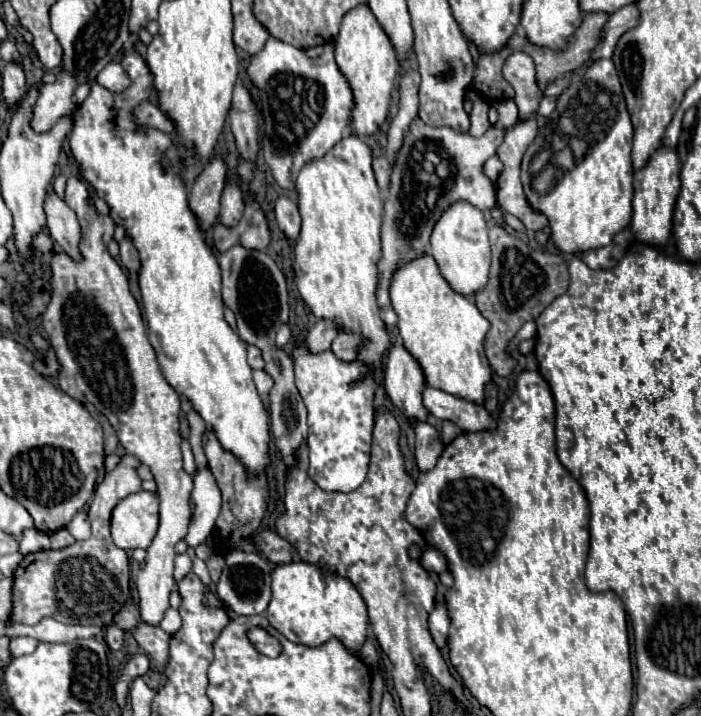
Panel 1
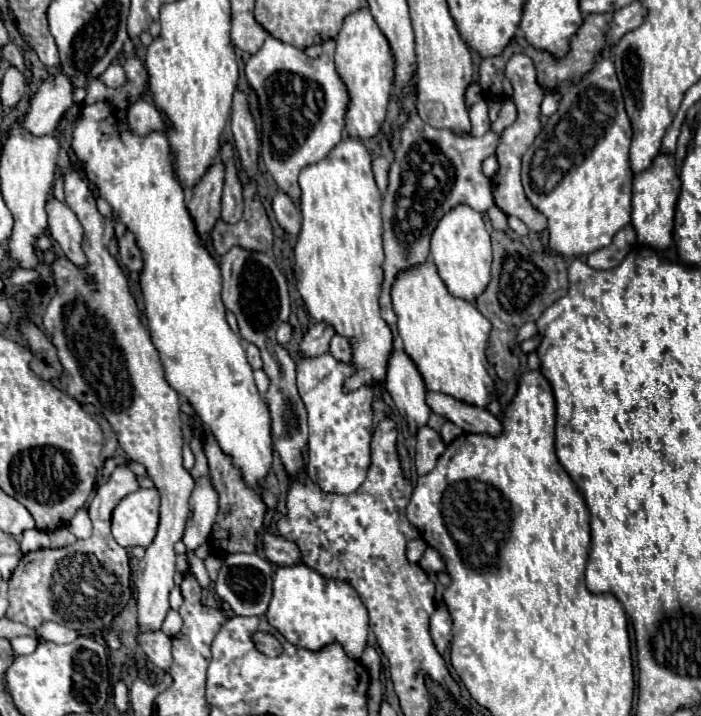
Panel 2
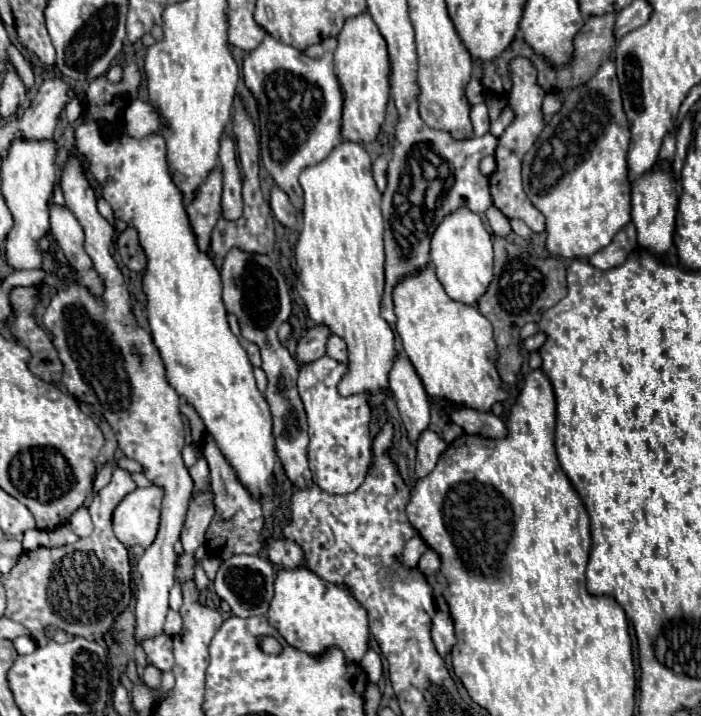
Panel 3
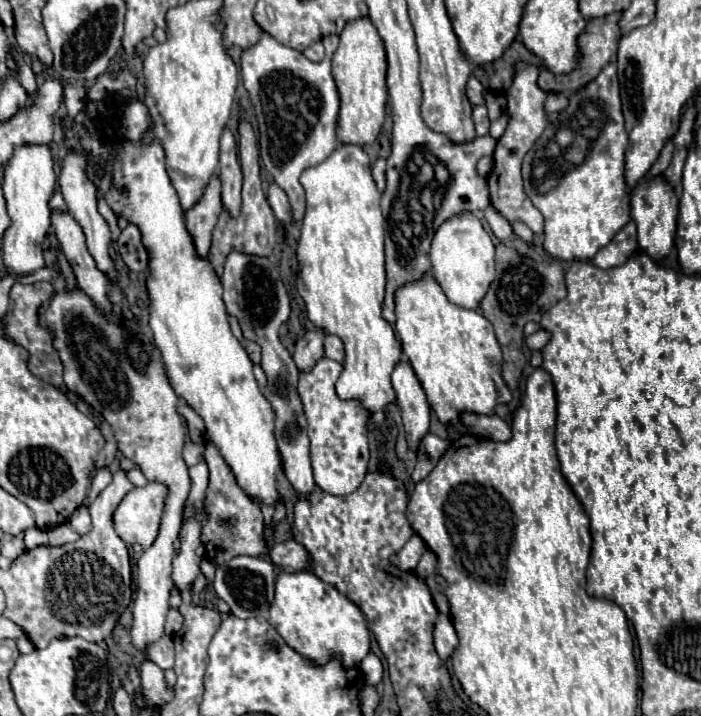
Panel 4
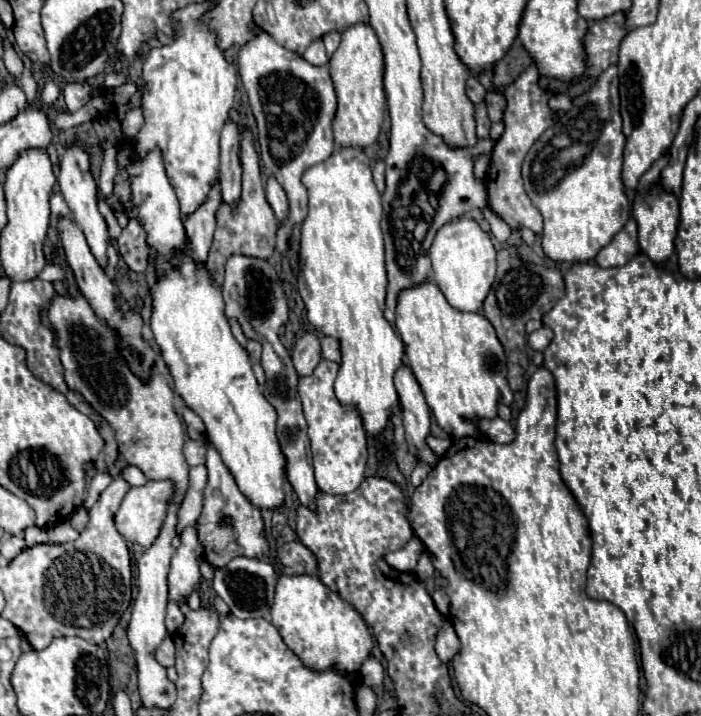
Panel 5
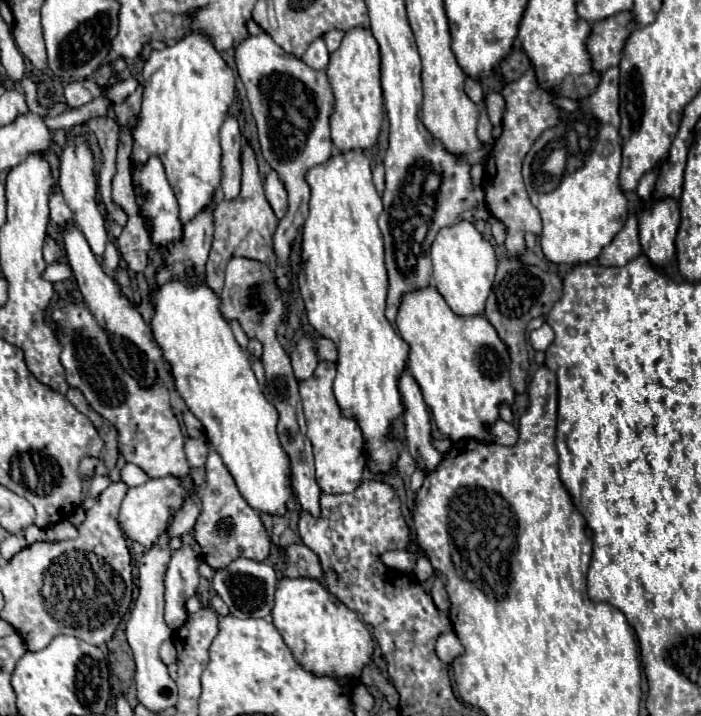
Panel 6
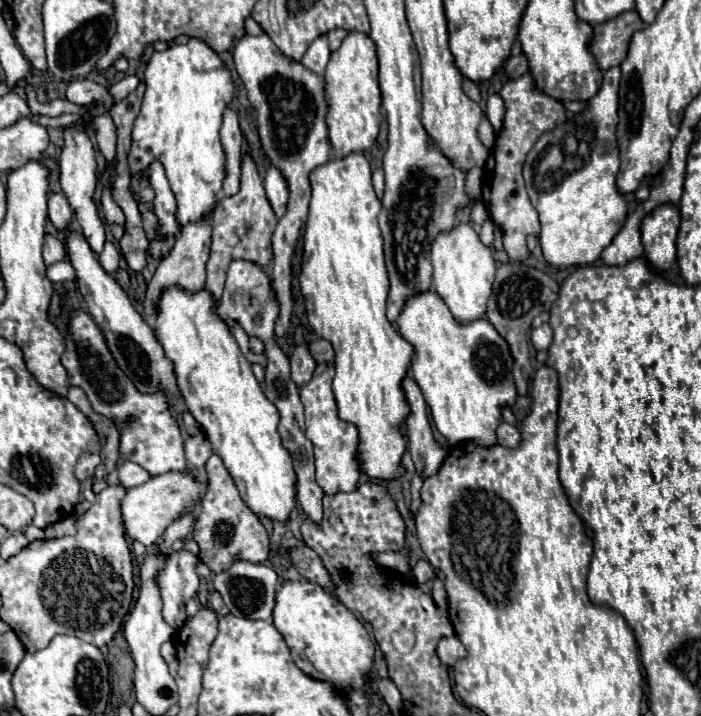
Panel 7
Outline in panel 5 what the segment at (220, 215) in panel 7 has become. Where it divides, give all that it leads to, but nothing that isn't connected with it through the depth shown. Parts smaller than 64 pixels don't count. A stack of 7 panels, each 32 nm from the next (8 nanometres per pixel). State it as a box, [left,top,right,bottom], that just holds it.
[208,128,278,286]

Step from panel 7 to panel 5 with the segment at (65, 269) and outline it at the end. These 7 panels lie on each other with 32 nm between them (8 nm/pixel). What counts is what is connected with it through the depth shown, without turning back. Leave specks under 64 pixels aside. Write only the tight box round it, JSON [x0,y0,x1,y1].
[36,264,64,282]

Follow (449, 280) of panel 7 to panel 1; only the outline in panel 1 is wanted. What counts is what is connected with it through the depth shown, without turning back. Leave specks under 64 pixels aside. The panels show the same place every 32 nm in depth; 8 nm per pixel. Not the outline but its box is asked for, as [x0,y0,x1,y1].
[430,200,490,296]

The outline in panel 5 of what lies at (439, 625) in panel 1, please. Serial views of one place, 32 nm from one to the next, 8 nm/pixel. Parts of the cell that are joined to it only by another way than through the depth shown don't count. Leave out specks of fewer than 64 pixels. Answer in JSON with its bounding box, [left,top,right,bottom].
[436,618,460,662]

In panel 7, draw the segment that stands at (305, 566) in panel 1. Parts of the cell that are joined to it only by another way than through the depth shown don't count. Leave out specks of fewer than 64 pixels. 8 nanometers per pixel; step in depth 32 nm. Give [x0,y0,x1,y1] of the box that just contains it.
[274,580,374,692]

